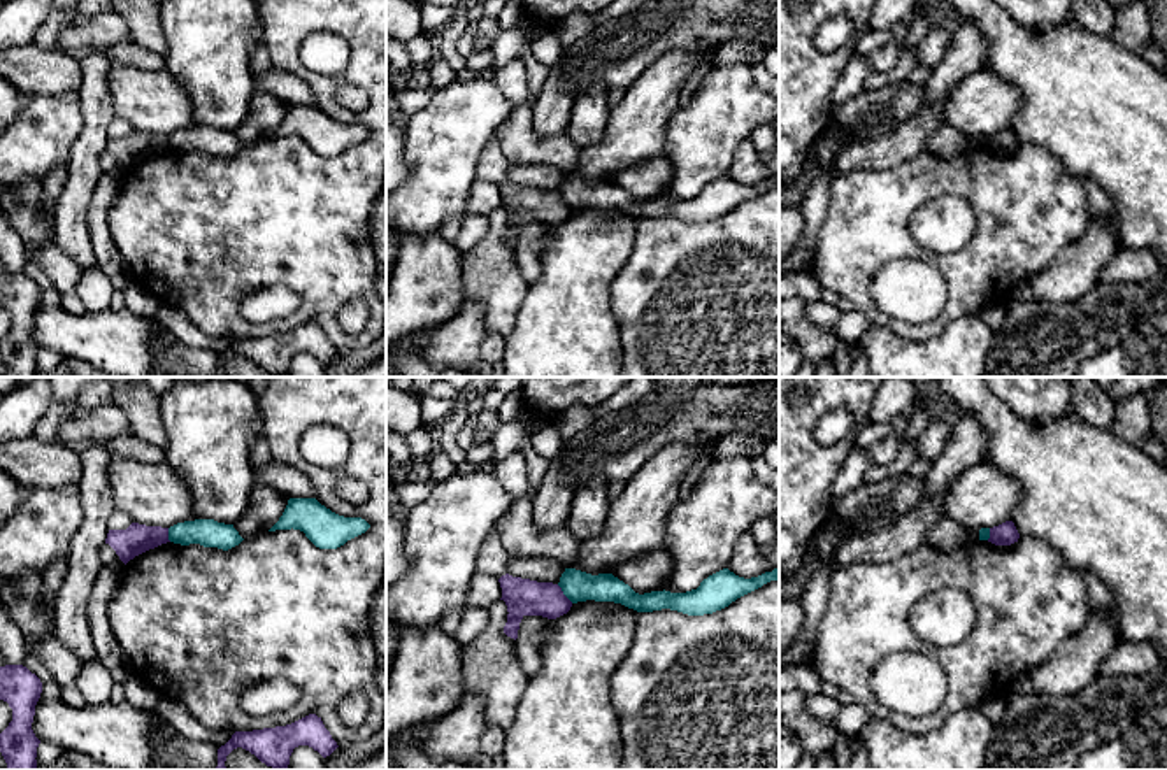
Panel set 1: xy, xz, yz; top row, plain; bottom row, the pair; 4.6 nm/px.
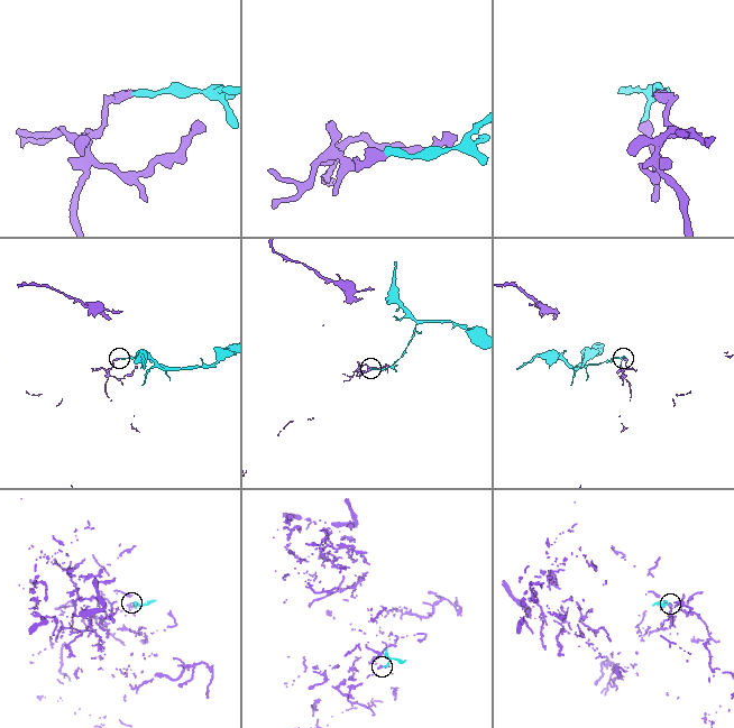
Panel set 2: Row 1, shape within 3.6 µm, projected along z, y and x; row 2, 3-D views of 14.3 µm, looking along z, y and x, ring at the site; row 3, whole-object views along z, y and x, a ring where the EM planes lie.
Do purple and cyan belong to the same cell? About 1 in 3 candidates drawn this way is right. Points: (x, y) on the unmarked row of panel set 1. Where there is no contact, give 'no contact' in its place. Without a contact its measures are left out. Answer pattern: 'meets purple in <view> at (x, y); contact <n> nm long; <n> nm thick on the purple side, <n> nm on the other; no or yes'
meets purple in xz at (562, 200); contact 120 nm long; 170 nm thick on the purple side, 140 nm on the other; no

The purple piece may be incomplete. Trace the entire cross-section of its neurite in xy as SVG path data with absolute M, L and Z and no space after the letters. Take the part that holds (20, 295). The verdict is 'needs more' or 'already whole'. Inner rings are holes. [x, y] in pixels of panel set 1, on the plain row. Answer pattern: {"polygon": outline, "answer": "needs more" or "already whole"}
{"polygon": "M23 272L0 274L0 307L12 316L12 328L0 340L0 360L7 377L35 377L40 347L32 337L40 286Z", "answer": "already whole"}

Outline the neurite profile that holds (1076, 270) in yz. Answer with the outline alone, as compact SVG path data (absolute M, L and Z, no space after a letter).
M1092 216L1083 237L1025 281L1014 293L1021 300L1070 303L1086 296L1102 279L1102 268L1116 253L1116 230L1109 216Z

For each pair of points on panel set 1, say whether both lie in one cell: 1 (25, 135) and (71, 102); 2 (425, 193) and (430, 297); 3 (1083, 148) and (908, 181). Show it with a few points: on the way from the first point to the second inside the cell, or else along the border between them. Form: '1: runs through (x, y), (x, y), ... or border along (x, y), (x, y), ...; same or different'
1: runs through (35, 135), (60, 113); same
2: border along (404, 230), (437, 232); different
3: border along (1020, 142), (1034, 142), (1046, 148), (1080, 181); different

